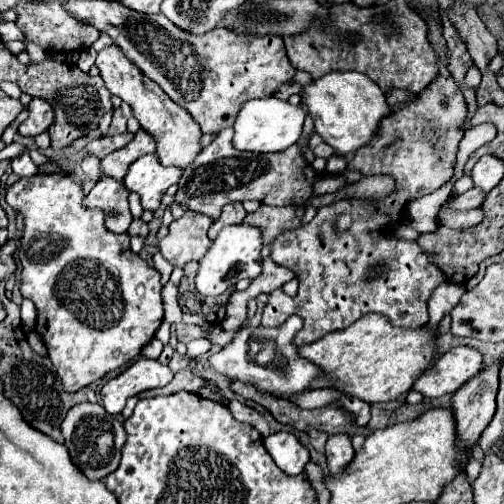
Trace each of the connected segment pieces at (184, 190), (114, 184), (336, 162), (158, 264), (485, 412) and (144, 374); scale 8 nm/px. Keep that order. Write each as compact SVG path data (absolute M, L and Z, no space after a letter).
M233 128L221 130L215 140L197 154L197 160L193 160L189 168L183 168L175 194L175 200L181 206L217 220L221 208L231 202L257 200L269 206L303 206L313 196L313 182L321 176L303 158L299 146L293 144L291 148L273 154L255 154L235 150L231 138Z
M103 178L95 184L95 188L85 196L85 208L99 208L105 212L105 228L113 234L127 232L131 224L131 212L127 202L129 192L119 180Z
M334 154L327 160L326 171L328 174L339 175L346 169L343 156Z
M157 252L157 254L153 256L153 266L155 266L155 270L161 274L161 284L167 284L169 276L171 276L171 270L173 270L171 262L167 262L167 260L161 256L161 252Z
M499 362L489 366L487 370L479 372L473 380L469 380L461 390L457 390L453 394L451 400L451 410L453 410L453 418L455 418L455 434L457 434L457 450L469 452L479 436L483 434L483 430L487 428L487 424L491 422L493 414L495 414L495 396L497 396L497 388L499 388Z
M139 358L125 372L111 378L101 388L103 406L109 414L121 414L127 398L137 396L139 392L145 392L157 386L165 386L171 380L173 380L173 372L169 370L169 366L159 364L157 360Z

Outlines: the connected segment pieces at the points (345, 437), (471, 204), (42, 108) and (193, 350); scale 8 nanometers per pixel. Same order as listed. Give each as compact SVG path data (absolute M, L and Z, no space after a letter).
M333 434L329 436L325 444L325 454L327 454L327 464L331 472L341 472L349 460L353 460L355 450L351 446L351 436L349 434Z
M471 188L469 192L453 198L453 208L455 210L469 210L469 208L479 208L485 200L487 192L481 192L479 188Z
M33 98L27 106L27 112L29 112L27 120L19 126L21 136L37 136L53 124L53 108L47 100Z
M205 338L193 340L193 342L187 344L187 356L189 356L189 358L197 358L197 356L209 352L209 348L211 348L211 342L209 342L209 340L205 340Z

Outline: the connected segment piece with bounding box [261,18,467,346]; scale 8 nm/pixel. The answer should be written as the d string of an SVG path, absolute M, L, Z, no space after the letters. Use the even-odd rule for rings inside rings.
M429 18L425 22L429 26L431 48L437 52L439 76L403 108L381 120L375 140L359 148L347 164L349 170L359 170L363 176L389 174L395 178L395 190L387 200L347 198L323 206L307 226L289 230L271 242L271 260L295 272L299 290L295 296L273 290L263 308L261 326L279 328L289 316L301 316L303 328L293 338L297 346L311 344L333 330L343 330L369 312L387 316L399 328L421 328L429 320L427 300L431 292L445 282L445 274L417 242L393 236L393 228L401 224L409 202L439 190L453 178L463 122L467 118L465 98L447 70L443 30L437 20ZM341 216L353 218L347 232L337 232L337 220Z

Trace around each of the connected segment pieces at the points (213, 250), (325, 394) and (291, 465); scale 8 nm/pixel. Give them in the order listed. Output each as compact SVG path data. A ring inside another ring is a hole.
M235 224L223 228L219 236L213 240L207 254L199 260L199 270L195 276L195 288L203 296L219 296L229 286L237 284L241 278L257 278L261 274L261 230L255 226Z
M323 388L323 390L309 390L309 392L293 394L293 396L287 396L287 400L293 402L293 404L297 404L299 408L313 410L313 408L323 408L323 406L335 402L339 396L341 396L341 392L337 392L337 390L329 390L329 388Z
M277 432L267 438L263 438L263 444L275 464L285 474L303 474L305 464L309 462L309 450L297 440L291 432Z

